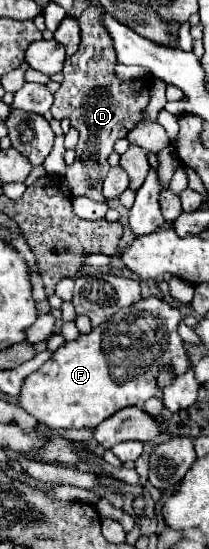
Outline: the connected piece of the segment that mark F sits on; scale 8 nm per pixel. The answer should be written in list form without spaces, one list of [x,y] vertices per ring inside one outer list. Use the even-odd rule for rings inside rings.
[[[153,296],[123,308],[123,314],[117,314],[105,324],[93,328],[89,334],[81,334],[77,340],[59,346],[37,372],[23,380],[17,406],[51,428],[95,428],[105,420],[105,416],[111,416],[125,406],[143,406],[147,398],[157,396],[155,374],[163,364],[173,364],[177,376],[191,368],[183,340],[177,334],[179,320],[181,312],[175,306]]]

